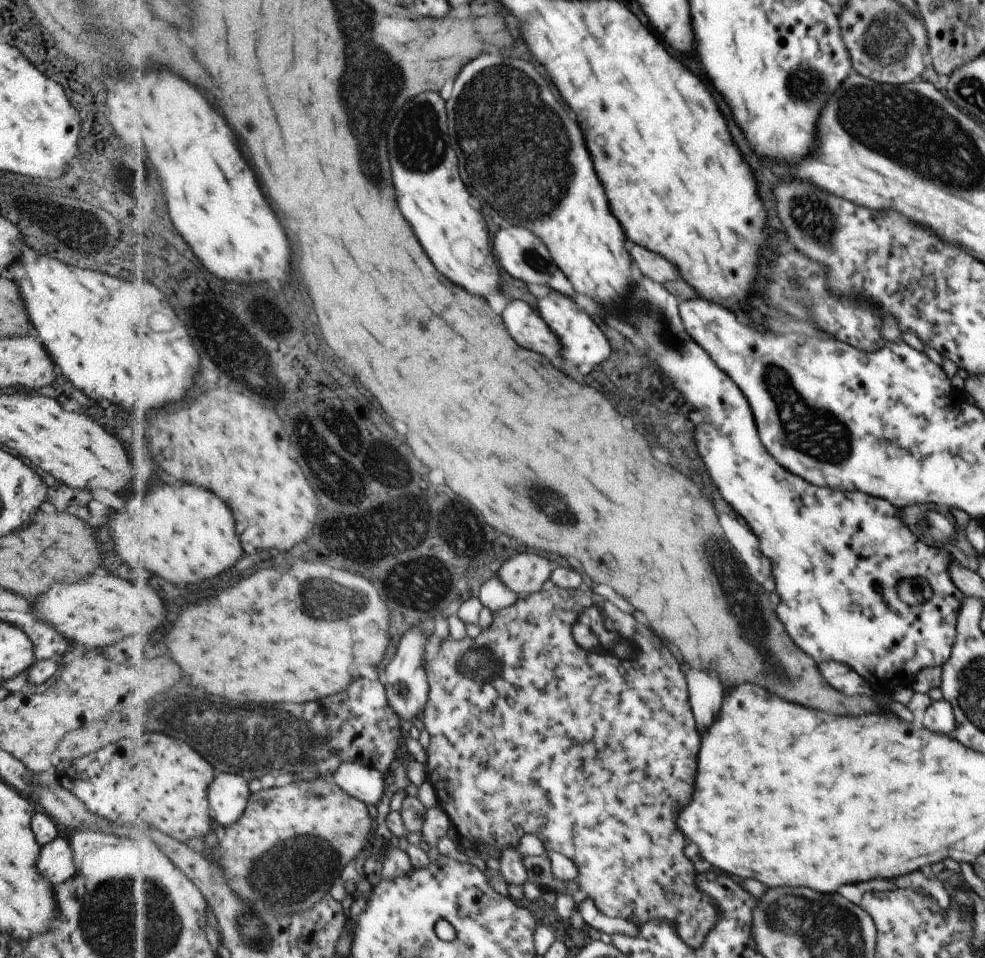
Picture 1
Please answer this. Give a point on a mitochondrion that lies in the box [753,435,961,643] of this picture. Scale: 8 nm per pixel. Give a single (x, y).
(916, 589)

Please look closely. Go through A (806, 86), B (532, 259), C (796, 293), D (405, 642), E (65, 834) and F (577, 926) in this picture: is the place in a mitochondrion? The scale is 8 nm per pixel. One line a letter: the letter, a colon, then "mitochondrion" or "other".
A: mitochondrion
B: mitochondrion
C: mitochondrion
D: other
E: other
F: other

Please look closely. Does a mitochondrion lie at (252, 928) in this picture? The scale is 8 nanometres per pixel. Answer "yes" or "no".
yes

